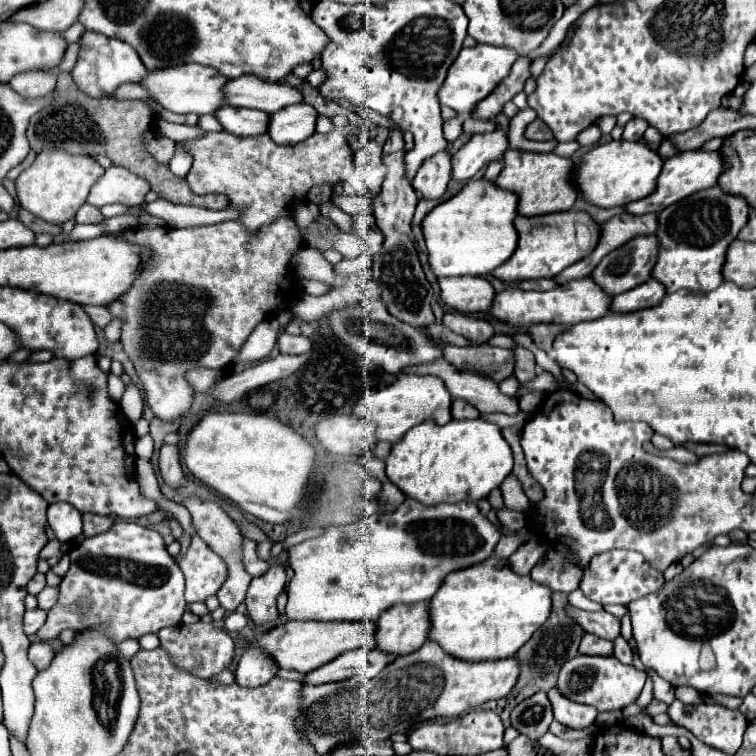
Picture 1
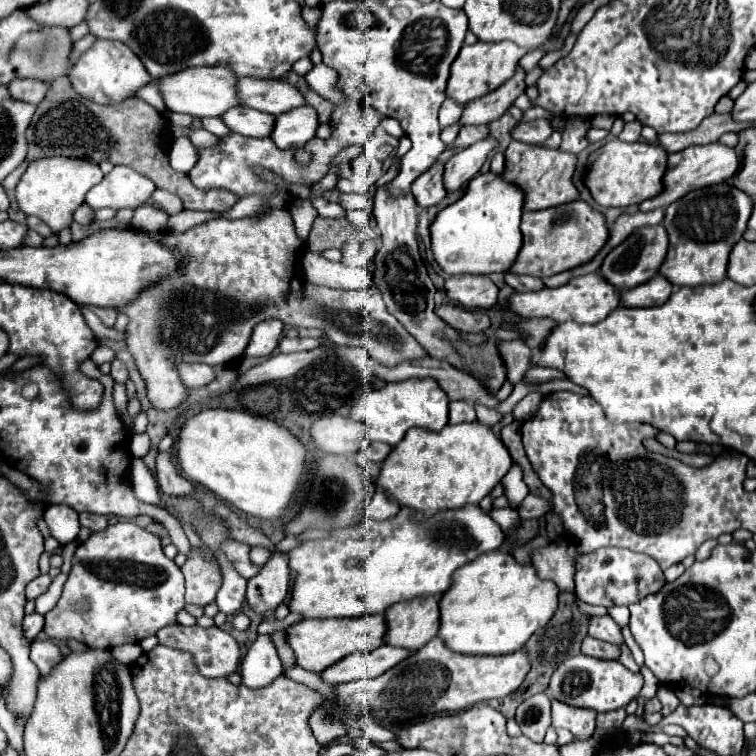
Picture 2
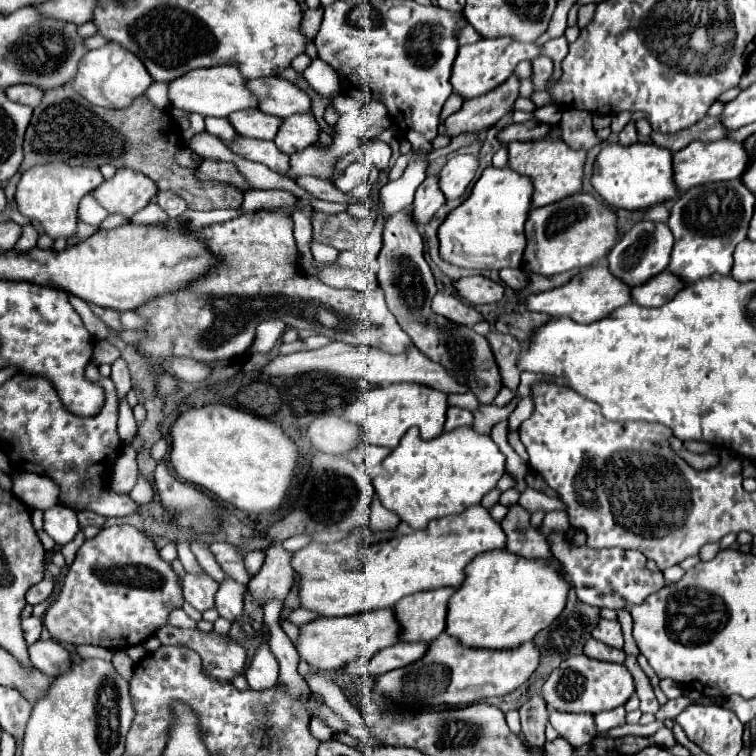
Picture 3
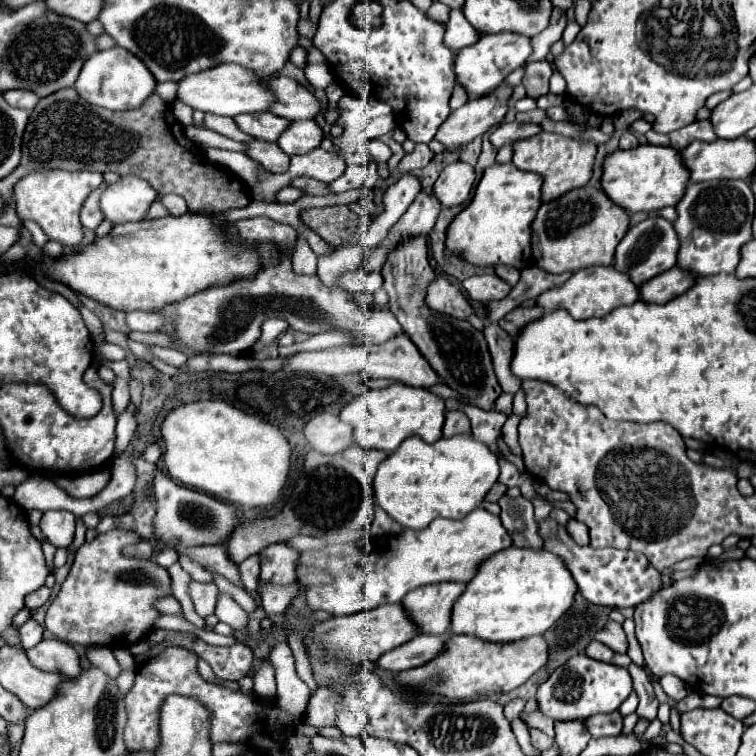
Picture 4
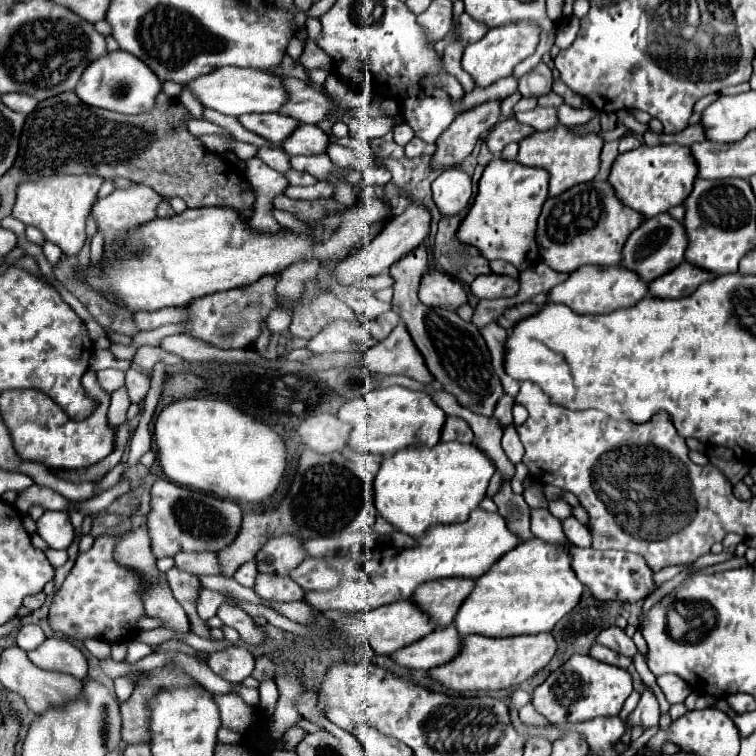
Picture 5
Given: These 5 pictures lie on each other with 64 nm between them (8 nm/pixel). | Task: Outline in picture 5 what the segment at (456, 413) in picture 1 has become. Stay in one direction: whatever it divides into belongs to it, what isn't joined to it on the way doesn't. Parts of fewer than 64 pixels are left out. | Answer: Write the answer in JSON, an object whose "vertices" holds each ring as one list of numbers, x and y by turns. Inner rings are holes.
{"vertices":[[448,416,446,418,440,442,450,442,450,440,464,442,464,444,470,444,474,440,474,434,472,434,470,426,462,418,456,418,456,416]]}

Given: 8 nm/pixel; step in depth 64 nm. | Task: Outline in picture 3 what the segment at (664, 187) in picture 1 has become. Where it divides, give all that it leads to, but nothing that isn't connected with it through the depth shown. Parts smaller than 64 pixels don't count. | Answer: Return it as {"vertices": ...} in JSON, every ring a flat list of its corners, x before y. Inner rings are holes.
{"vertices":[[722,138,718,142,692,142,680,152,674,152,674,178,680,188,680,192,686,192,694,186,708,184,708,182,720,182,720,180,736,180,744,174,748,168,750,154,746,152,742,142,736,142,732,138]]}

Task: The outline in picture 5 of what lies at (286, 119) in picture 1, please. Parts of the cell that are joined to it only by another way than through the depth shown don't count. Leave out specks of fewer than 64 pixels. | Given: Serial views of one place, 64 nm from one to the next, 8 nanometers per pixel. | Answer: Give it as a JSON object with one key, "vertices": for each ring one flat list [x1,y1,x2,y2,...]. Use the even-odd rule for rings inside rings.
{"vertices":[[302,124,286,142,282,144,284,150,292,154,324,154,330,144,330,138,314,124]]}

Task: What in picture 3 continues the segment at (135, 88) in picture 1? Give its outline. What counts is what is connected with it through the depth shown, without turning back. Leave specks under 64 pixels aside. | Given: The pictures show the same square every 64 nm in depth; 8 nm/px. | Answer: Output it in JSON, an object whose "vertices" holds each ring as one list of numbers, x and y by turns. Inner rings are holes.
{"vertices":[[154,82,154,84,148,88,146,96,148,96,158,108,166,108,166,106,170,106,170,100,168,100,168,84]]}

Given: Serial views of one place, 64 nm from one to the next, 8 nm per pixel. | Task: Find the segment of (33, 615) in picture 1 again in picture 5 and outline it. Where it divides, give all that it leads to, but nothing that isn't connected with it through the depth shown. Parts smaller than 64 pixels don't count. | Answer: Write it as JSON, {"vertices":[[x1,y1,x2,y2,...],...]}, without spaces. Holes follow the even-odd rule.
{"vertices":[[28,624,28,626,22,626,16,634,16,644,22,648,22,650,34,650,36,646,40,646,42,642,46,640,44,632,40,626,36,624]]}

